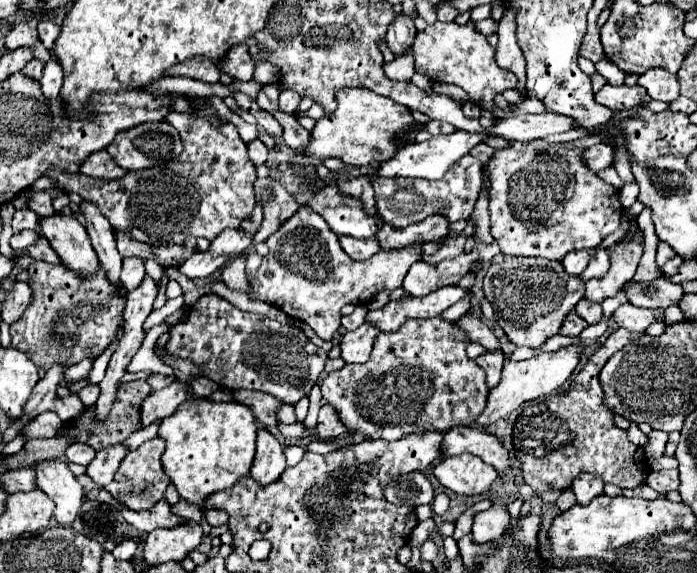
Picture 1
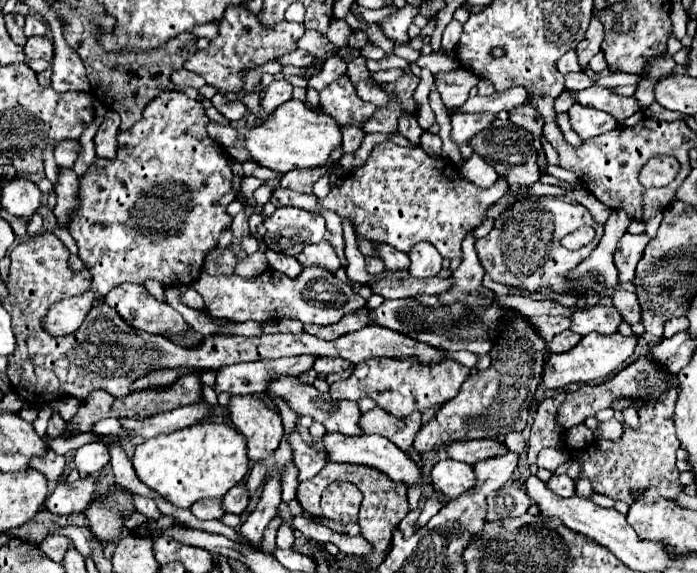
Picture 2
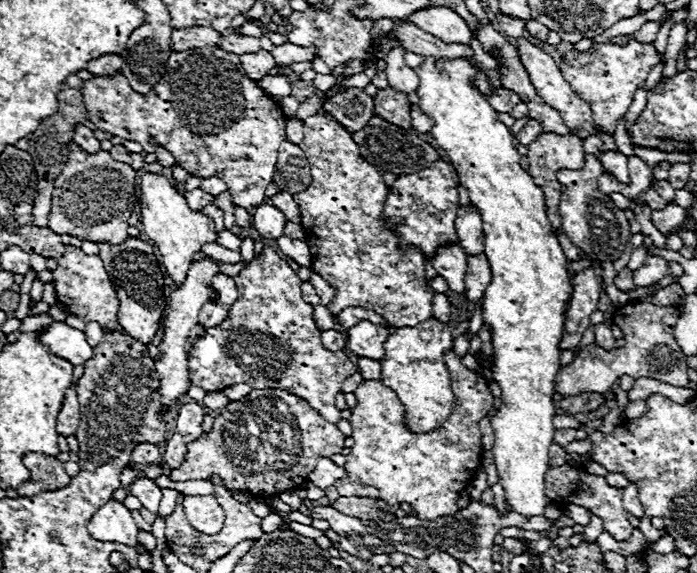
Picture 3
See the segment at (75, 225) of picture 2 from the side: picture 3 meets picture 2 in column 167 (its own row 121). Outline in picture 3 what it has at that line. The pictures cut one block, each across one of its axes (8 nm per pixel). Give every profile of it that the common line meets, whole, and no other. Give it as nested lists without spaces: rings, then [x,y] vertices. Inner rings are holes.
[[[216,46],[172,52],[162,82],[148,96],[136,94],[120,72],[114,78],[96,76],[92,80],[86,80],[82,86],[82,96],[90,112],[90,120],[98,128],[104,128],[104,132],[110,132],[112,136],[120,136],[124,140],[138,142],[144,146],[148,154],[154,152],[156,148],[154,144],[148,142],[148,138],[154,136],[156,144],[166,148],[176,158],[176,164],[182,166],[192,176],[200,180],[212,176],[224,180],[236,206],[254,210],[264,202],[264,190],[272,182],[272,174],[276,168],[278,148],[286,140],[288,118],[284,116],[280,106],[272,98],[268,98],[256,82],[252,82],[246,76],[240,64],[240,56],[232,52],[224,52],[222,48]]]

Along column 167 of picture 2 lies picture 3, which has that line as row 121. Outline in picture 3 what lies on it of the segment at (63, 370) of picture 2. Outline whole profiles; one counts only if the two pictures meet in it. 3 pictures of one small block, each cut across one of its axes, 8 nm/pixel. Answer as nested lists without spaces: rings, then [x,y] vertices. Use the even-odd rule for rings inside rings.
[[[348,88],[336,94],[324,104],[324,110],[334,116],[350,134],[364,128],[374,116],[374,98],[364,92],[364,88]]]

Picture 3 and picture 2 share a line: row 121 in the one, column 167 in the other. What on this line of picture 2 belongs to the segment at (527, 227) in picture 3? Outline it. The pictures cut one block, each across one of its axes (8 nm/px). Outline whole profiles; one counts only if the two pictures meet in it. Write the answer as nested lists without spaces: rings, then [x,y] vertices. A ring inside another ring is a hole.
[[[200,422],[190,428],[144,440],[136,446],[132,464],[146,486],[182,508],[188,508],[202,498],[224,496],[250,468],[244,436],[240,436],[236,428],[216,422]]]

